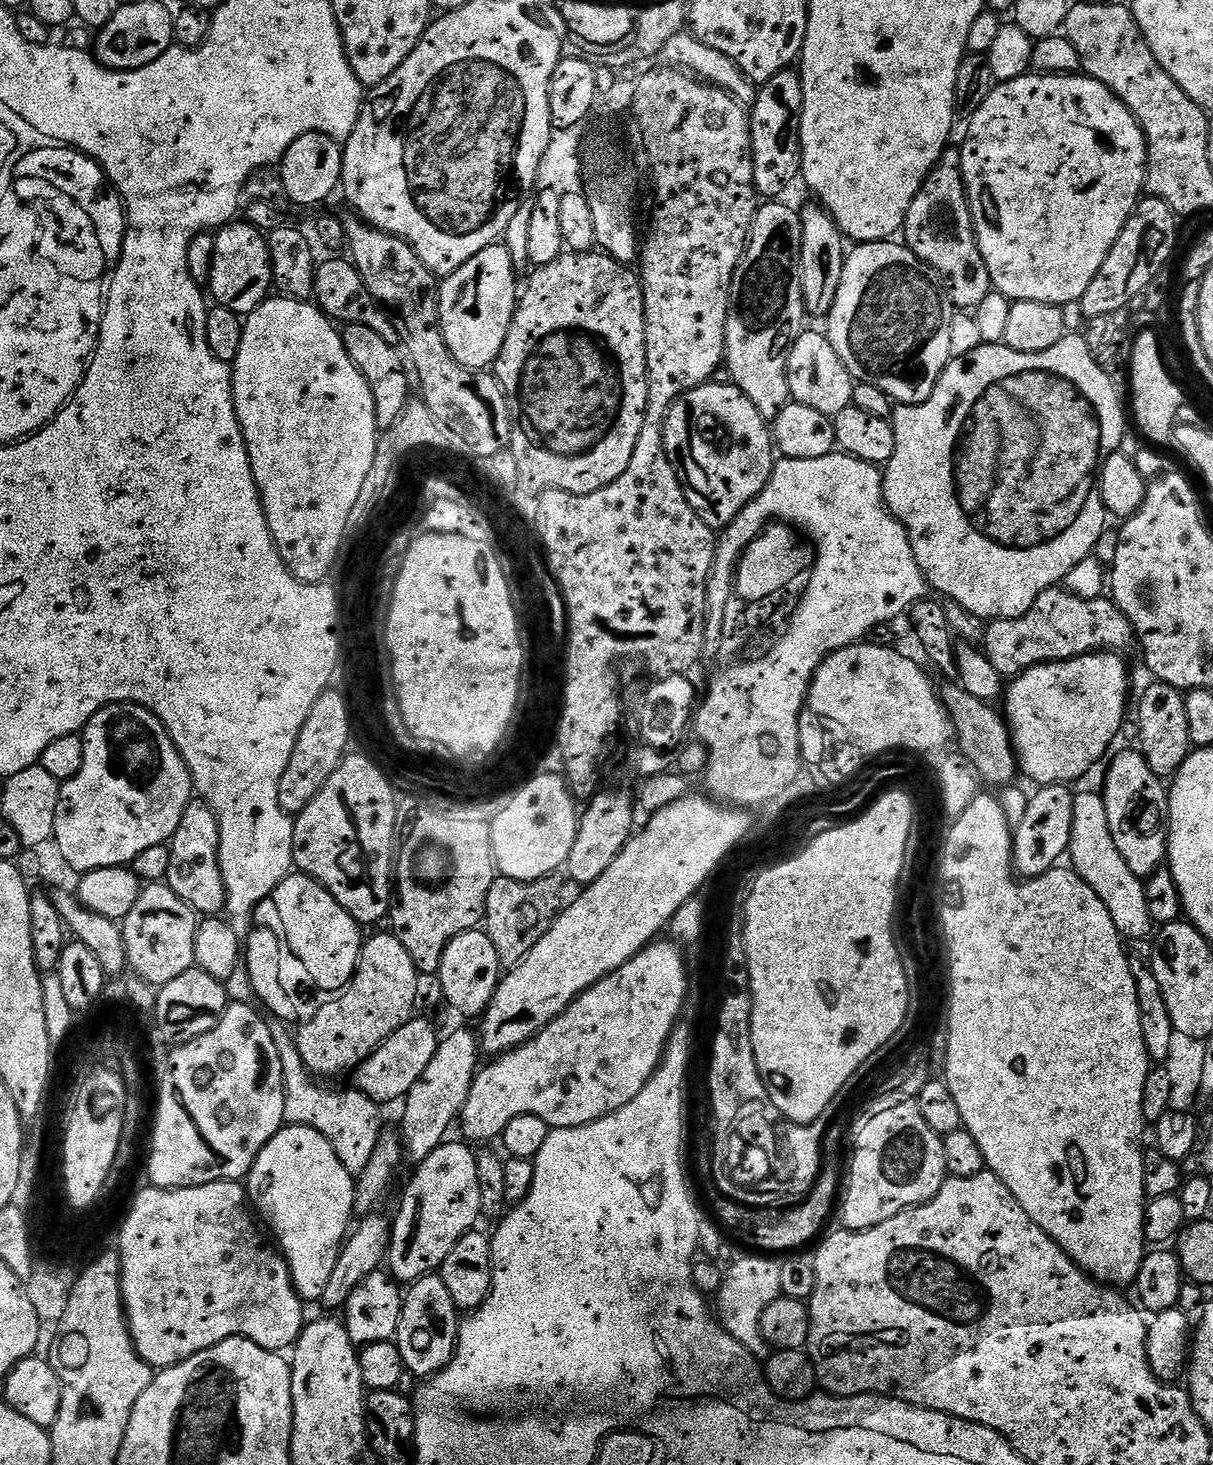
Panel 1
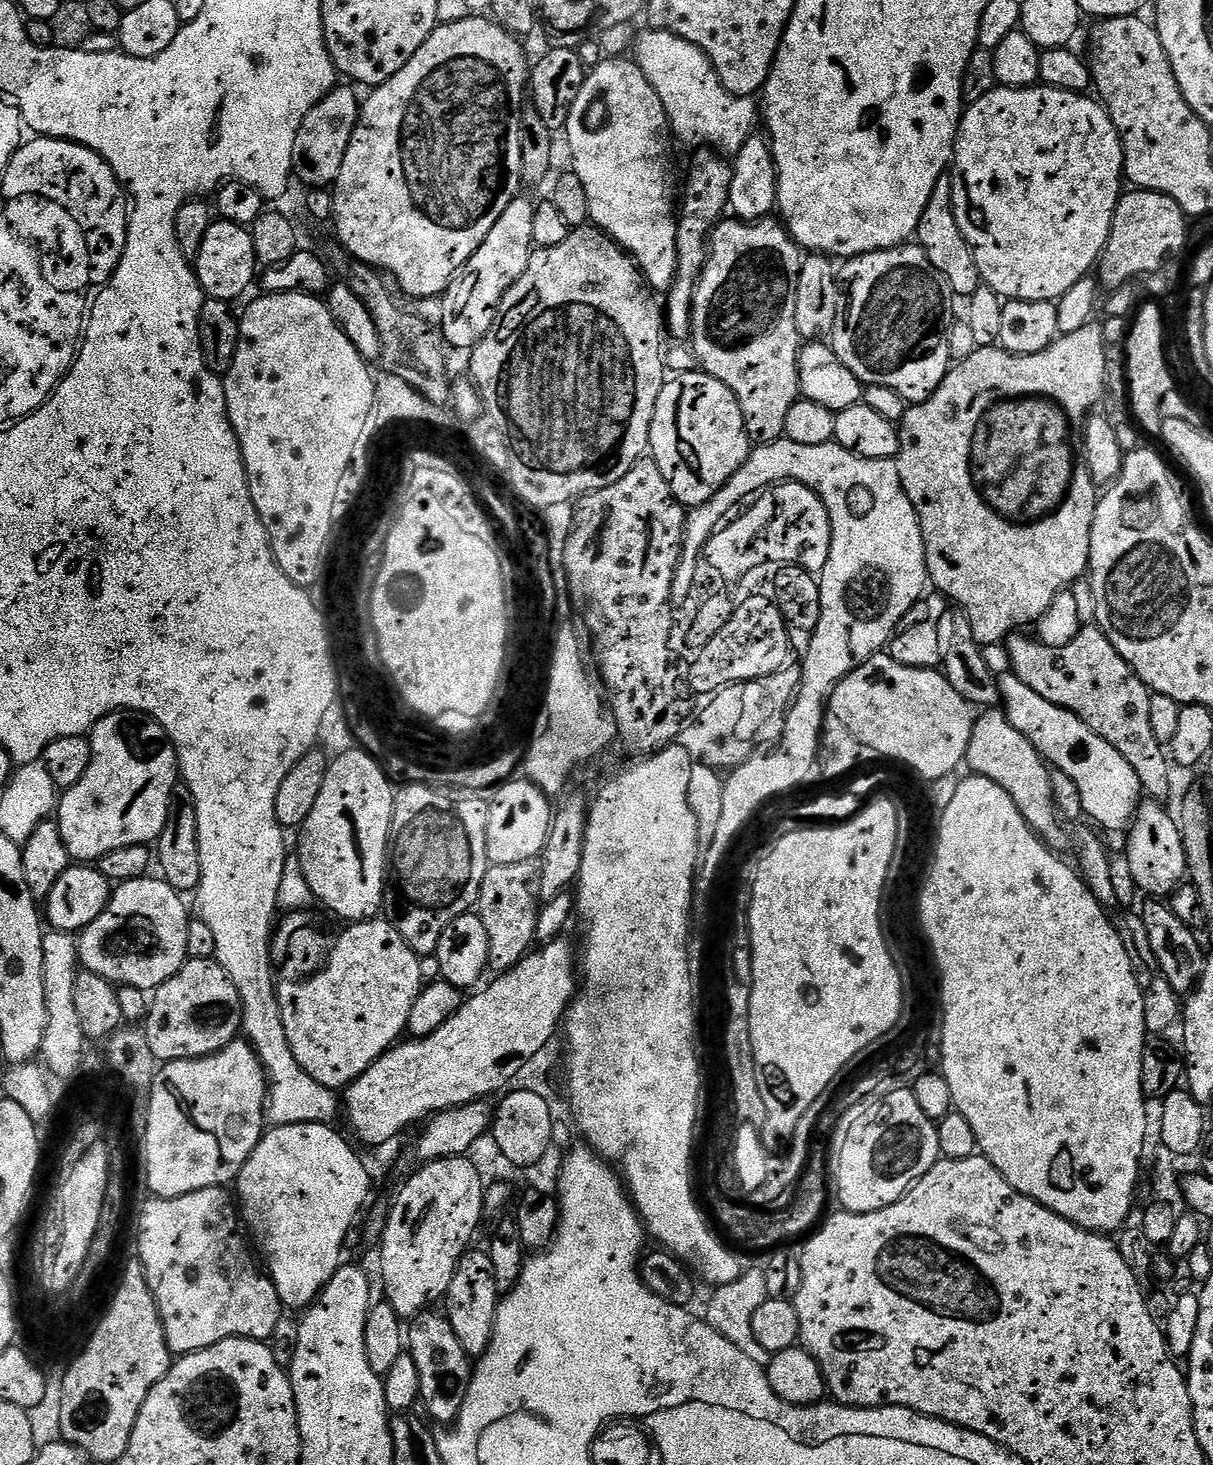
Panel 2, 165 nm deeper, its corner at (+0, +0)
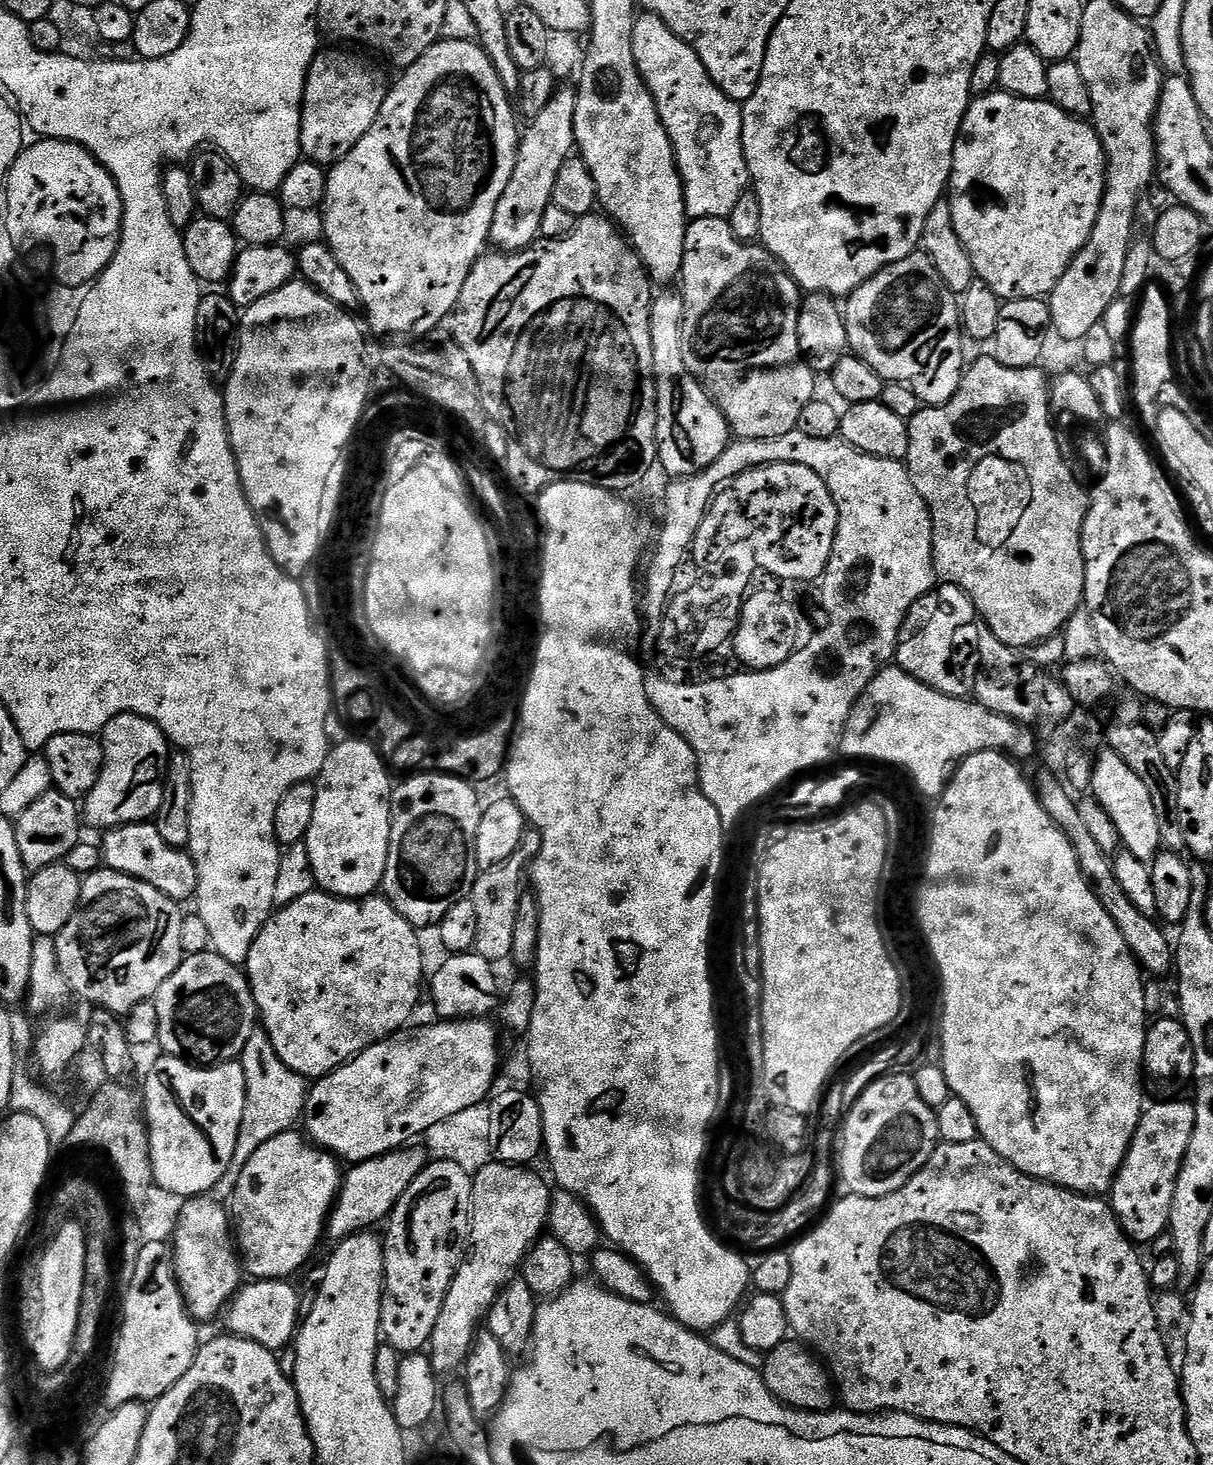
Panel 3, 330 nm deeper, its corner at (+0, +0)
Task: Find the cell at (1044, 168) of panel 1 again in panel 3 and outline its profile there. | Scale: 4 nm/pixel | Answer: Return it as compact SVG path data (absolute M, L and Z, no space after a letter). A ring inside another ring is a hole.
M997 90L991 92L988 96L977 96L969 104L966 114L962 118L962 126L960 127L960 133L956 139L956 145L954 146L954 158L952 159L952 178L948 181L948 190L946 193L946 199L950 210L954 214L954 230L958 230L958 238L962 238L962 246L966 246L966 254L970 254L970 262L974 266L977 277L986 282L986 286L990 286L990 290L994 290L994 294L1000 296L1001 301L1005 300L1017 300L1018 298L1034 298L1035 296L1044 298L1051 294L1058 286L1058 282L1062 278L1062 274L1066 274L1066 270L1070 266L1070 262L1080 251L1082 246L1086 246L1086 242L1090 238L1090 230L1094 230L1094 222L1098 218L1098 210L1102 206L1102 198L1104 197L1104 177L1106 175L1106 161L1104 159L1104 147L1102 142L1098 138L1095 128L1087 119L1071 116L1066 114L1058 106L1054 106L1051 100L1045 98L1042 100L1027 100L1026 98L1018 98L1017 96L1011 96L1009 92L1003 90Z

